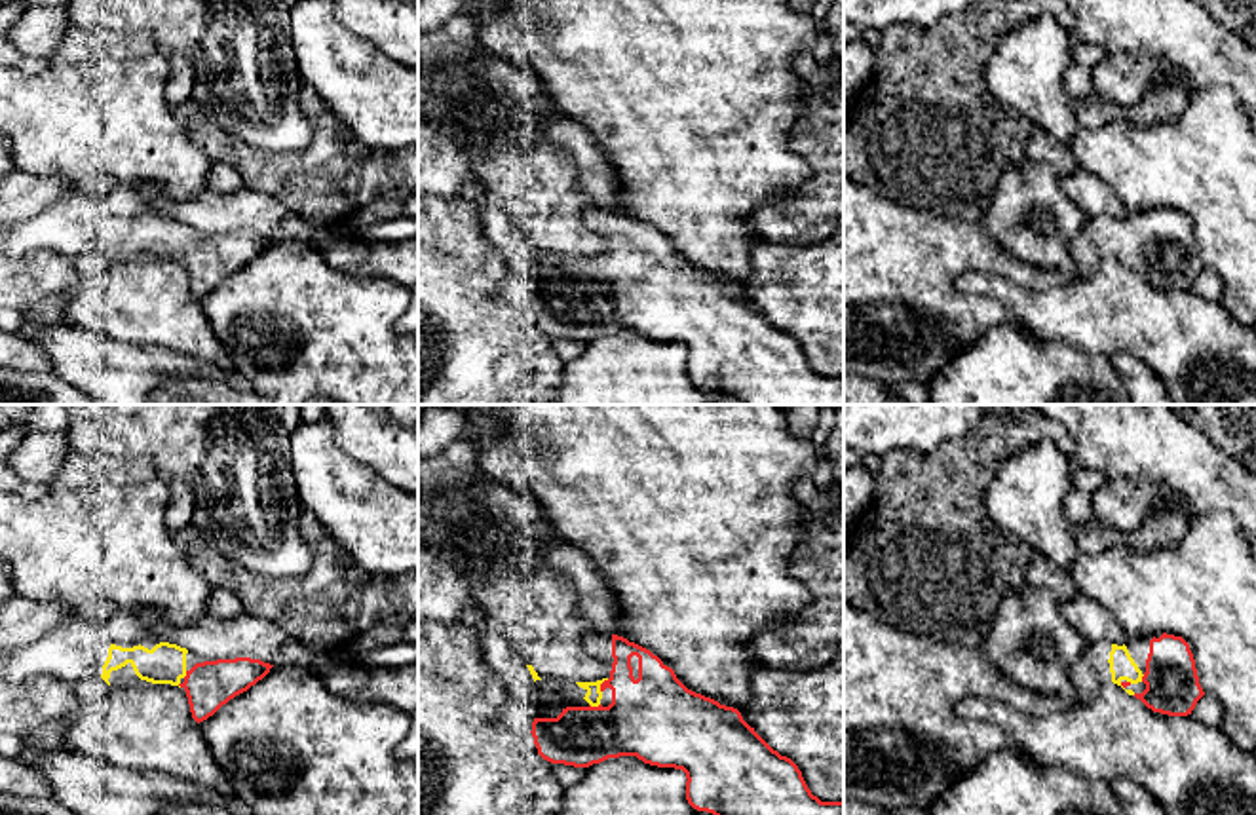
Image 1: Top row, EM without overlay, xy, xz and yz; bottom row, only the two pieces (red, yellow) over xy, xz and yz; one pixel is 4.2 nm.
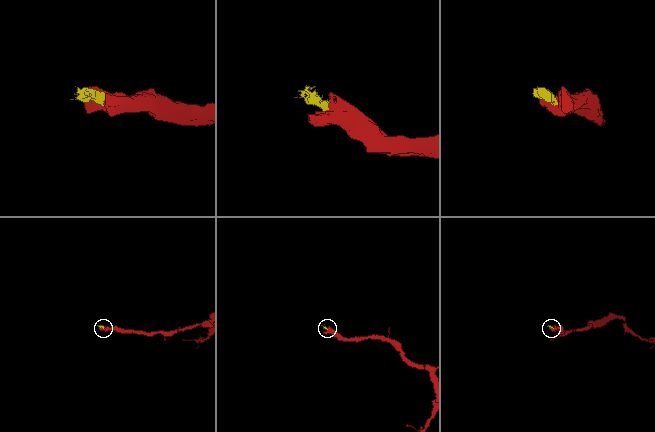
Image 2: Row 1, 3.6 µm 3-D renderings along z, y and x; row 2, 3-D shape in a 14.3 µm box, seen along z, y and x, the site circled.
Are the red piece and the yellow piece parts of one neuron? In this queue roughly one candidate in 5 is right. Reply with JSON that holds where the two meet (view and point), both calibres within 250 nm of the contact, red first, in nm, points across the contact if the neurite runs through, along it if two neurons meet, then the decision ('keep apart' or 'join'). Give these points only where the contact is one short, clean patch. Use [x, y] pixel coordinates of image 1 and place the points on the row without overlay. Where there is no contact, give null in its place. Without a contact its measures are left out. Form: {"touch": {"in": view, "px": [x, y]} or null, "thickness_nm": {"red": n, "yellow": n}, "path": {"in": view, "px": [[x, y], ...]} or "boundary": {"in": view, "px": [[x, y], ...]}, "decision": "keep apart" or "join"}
{"touch": {"in": "xz", "px": [601, 259]}, "thickness_nm": {"red": 340, "yellow": 70}, "path": {"in": "xz", "px": [[650, 291], [618, 259], [601, 259], [593, 270]]}, "decision": "join"}

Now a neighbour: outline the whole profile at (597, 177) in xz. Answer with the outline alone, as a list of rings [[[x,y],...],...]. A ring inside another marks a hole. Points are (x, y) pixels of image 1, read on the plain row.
[[[564,116],[549,125],[545,141],[564,148],[574,158],[578,186],[595,205],[618,205],[621,196],[619,175],[587,125]]]

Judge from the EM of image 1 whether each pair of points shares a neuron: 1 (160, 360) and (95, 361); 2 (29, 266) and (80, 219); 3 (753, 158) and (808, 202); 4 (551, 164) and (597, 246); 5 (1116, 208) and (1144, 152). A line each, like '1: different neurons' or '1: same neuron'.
1: same neuron
2: different neurons
3: different neurons
4: same neuron
5: different neurons

